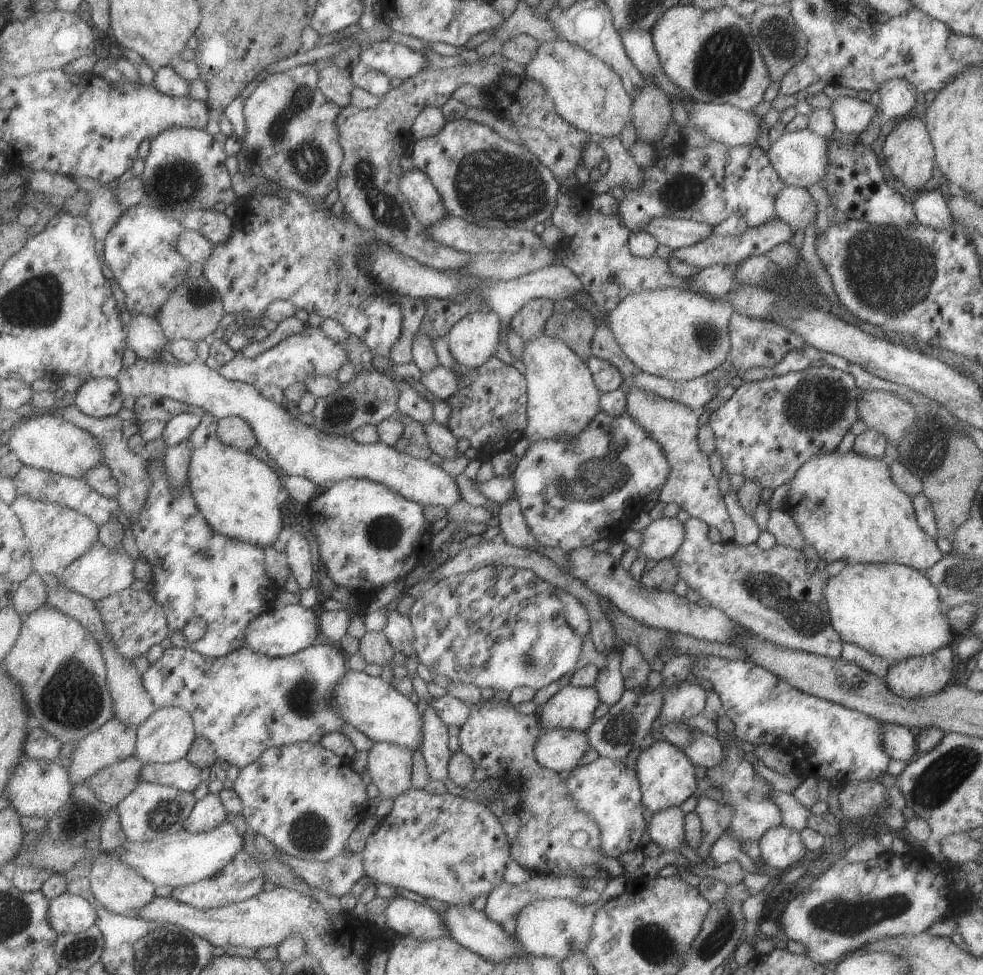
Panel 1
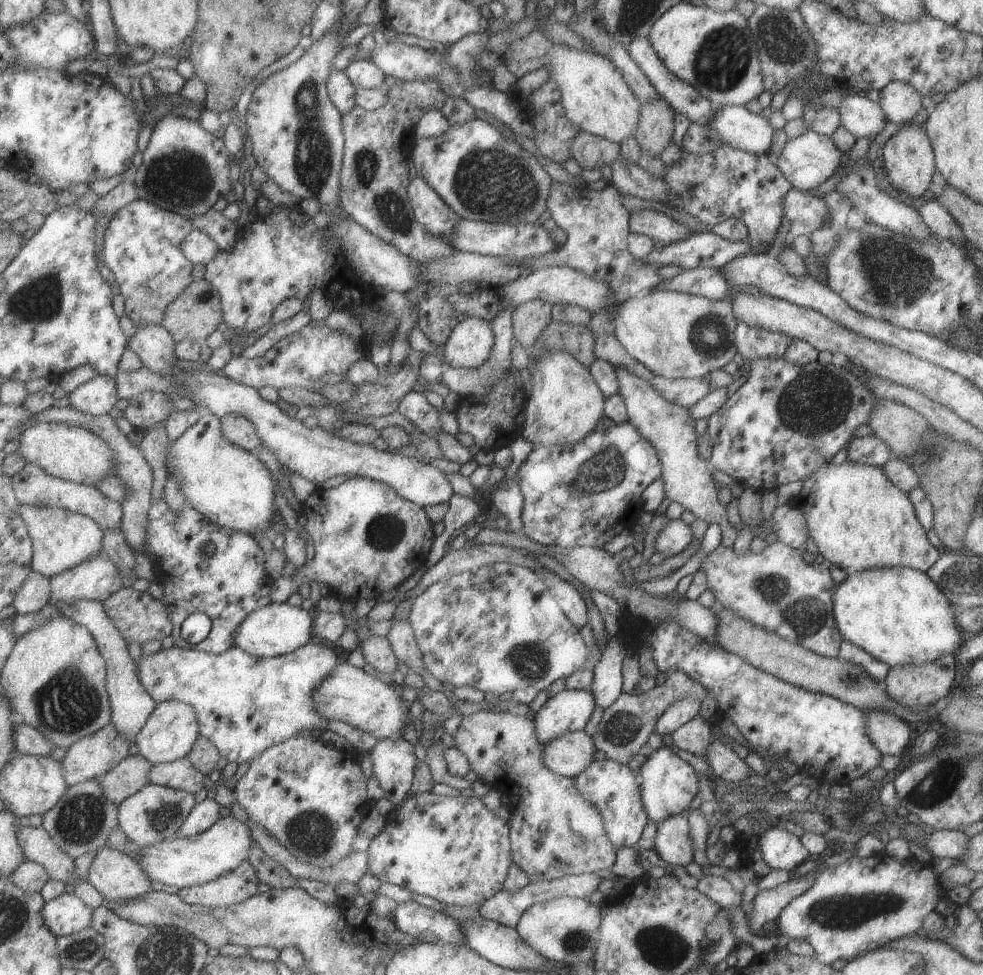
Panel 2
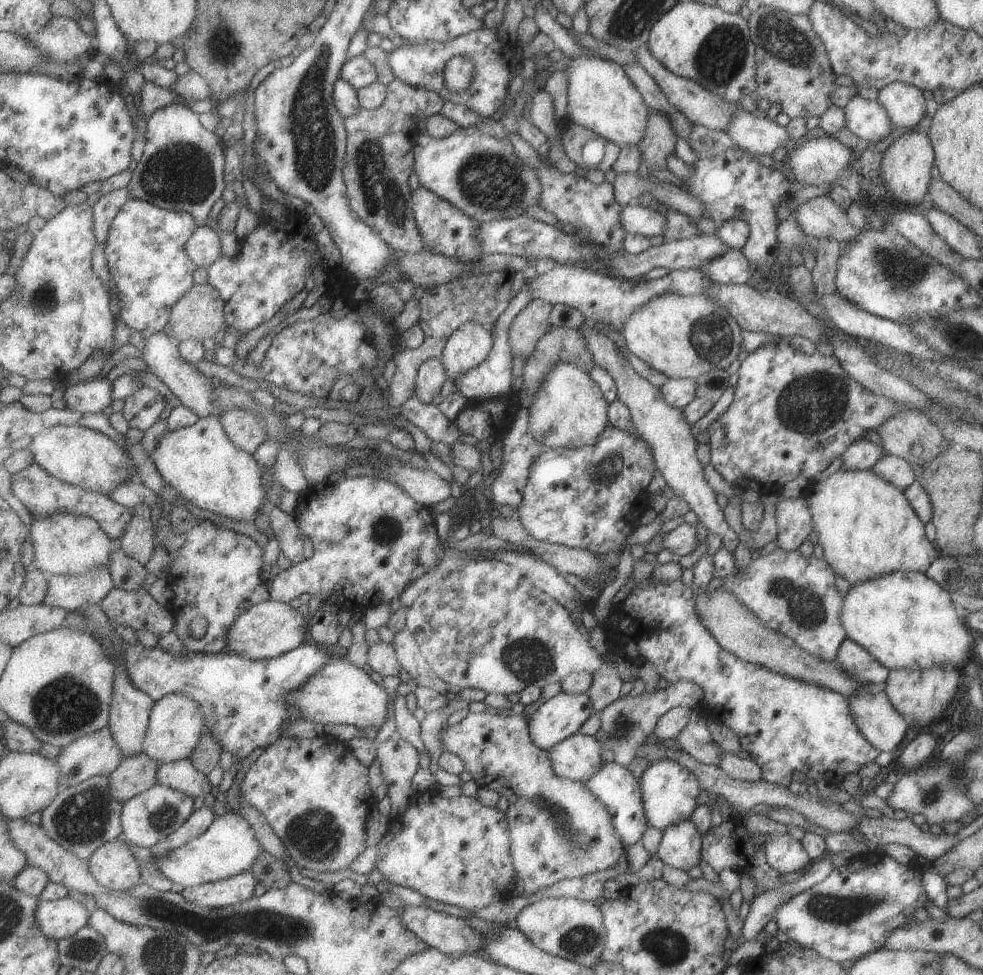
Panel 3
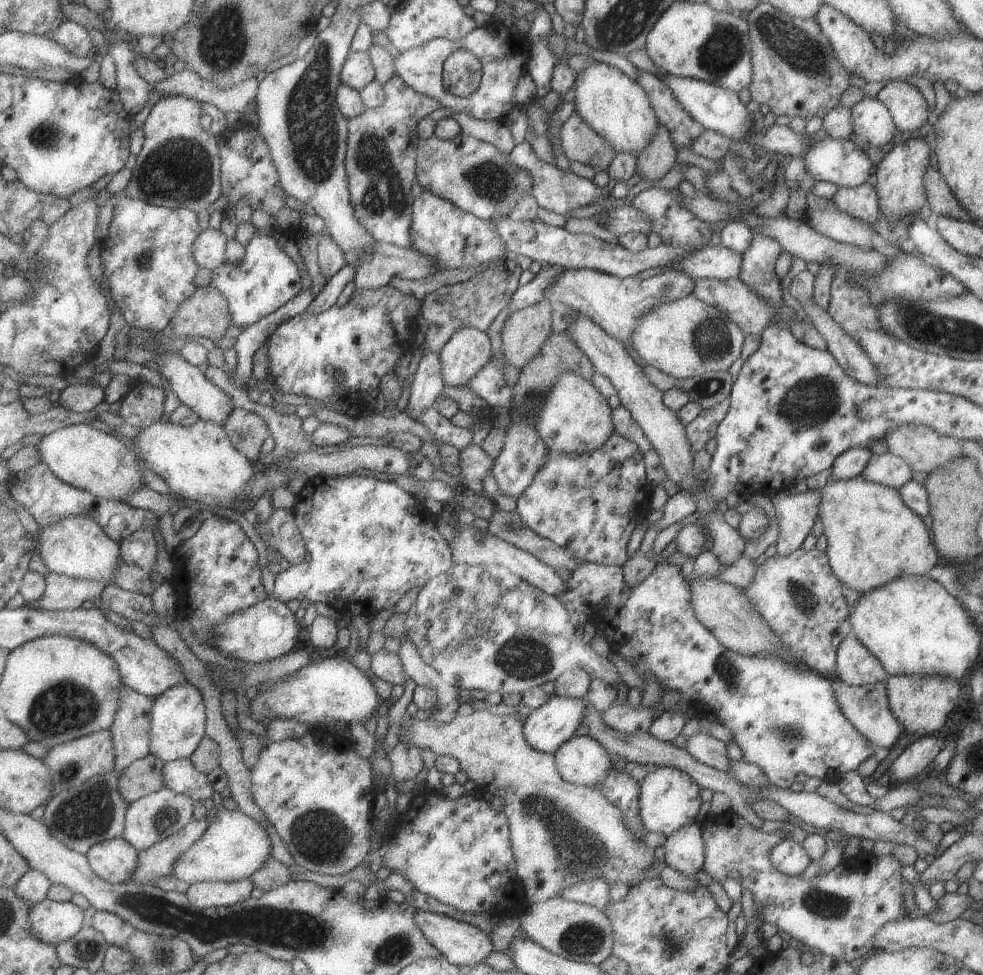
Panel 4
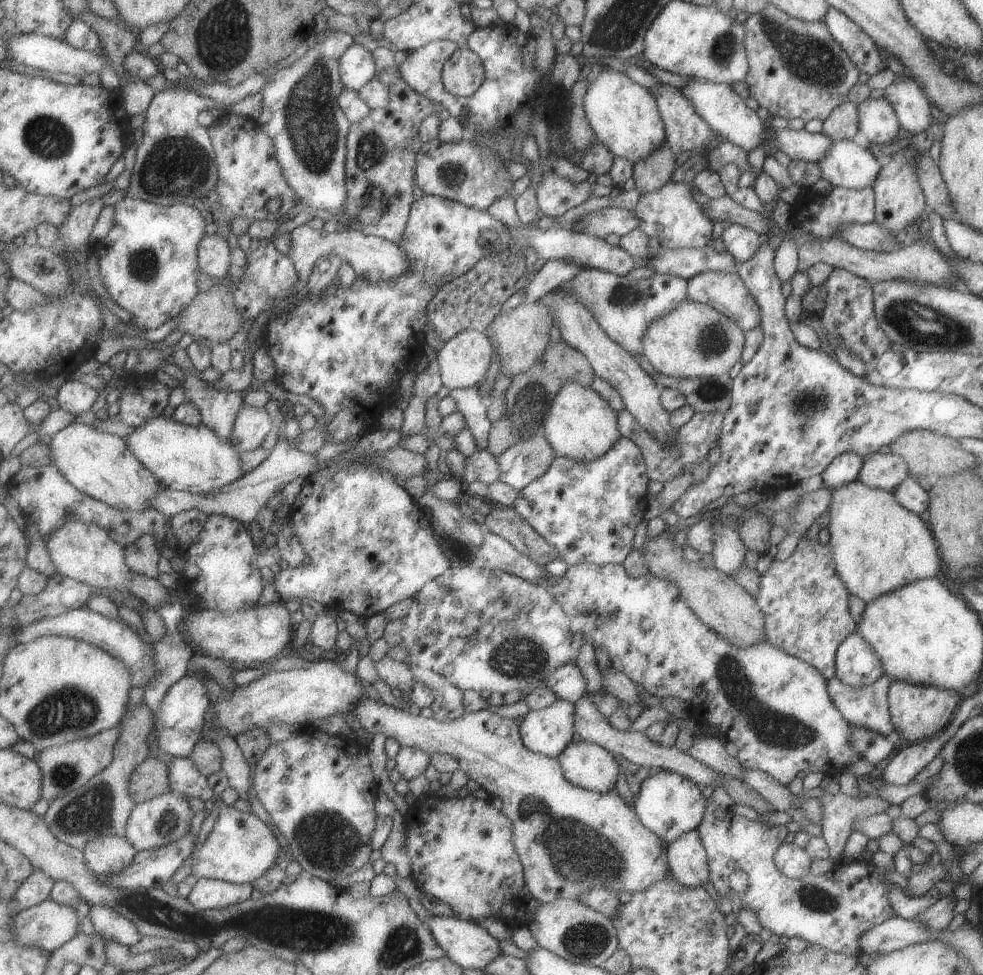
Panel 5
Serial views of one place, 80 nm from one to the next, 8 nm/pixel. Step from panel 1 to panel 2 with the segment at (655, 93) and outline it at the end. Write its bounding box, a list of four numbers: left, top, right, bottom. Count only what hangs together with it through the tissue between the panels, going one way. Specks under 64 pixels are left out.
[634,97,673,158]

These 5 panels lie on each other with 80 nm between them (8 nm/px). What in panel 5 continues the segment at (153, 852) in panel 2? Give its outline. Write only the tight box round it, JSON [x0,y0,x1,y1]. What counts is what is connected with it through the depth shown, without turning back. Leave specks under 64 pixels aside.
[191,806,281,883]

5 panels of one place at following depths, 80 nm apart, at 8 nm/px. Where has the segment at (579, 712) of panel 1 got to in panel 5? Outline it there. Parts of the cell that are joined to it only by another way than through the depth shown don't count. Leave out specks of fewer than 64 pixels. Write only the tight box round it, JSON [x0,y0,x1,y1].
[520,699,577,758]

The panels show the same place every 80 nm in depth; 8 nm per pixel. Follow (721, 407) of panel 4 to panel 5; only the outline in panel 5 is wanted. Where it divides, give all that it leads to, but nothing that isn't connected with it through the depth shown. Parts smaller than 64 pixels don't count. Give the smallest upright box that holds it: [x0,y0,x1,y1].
[616,409,723,483]

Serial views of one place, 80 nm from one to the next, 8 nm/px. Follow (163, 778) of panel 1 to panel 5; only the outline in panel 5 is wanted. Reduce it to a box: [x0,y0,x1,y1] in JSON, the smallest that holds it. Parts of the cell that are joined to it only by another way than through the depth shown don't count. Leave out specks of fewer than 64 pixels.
[168,757,215,800]

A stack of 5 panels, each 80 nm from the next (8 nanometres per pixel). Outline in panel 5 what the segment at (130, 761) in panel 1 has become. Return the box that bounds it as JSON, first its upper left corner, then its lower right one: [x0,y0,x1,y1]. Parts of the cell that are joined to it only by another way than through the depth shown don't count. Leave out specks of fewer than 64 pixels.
[129,757,172,804]

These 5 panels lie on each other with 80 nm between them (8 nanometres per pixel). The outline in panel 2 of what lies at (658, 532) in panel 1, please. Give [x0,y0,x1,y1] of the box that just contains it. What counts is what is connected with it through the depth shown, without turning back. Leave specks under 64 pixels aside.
[654,519,692,557]

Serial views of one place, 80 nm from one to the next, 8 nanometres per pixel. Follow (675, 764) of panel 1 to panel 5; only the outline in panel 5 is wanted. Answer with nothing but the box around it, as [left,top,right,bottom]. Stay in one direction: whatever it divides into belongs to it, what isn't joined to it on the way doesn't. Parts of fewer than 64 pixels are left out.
[632,770,705,843]

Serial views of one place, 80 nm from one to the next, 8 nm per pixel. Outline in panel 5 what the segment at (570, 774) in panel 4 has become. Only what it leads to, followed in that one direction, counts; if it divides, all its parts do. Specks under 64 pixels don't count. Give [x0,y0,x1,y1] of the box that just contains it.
[558,739,619,793]

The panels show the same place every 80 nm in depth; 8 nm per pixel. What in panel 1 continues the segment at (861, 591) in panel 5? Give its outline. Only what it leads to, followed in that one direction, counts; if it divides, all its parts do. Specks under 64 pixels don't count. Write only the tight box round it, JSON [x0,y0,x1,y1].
[783,450,943,572]

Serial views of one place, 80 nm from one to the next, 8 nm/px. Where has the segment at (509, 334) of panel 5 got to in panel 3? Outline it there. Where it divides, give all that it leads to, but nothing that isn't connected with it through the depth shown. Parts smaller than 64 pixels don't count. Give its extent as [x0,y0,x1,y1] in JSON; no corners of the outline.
[511,299,553,361]

